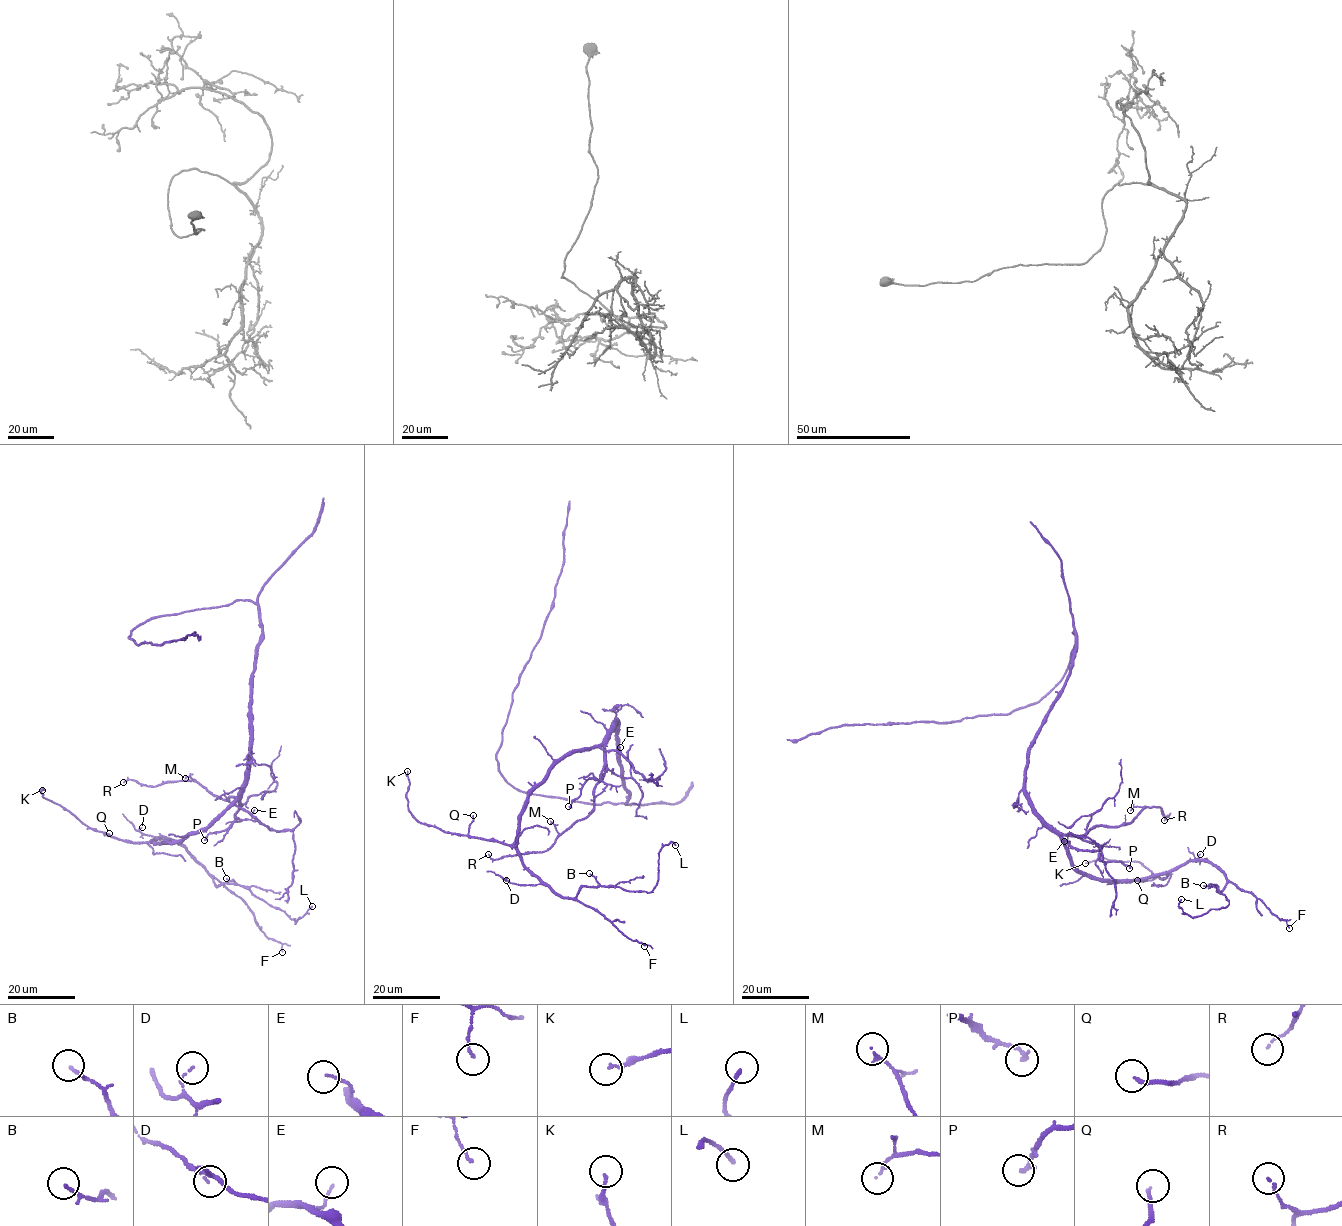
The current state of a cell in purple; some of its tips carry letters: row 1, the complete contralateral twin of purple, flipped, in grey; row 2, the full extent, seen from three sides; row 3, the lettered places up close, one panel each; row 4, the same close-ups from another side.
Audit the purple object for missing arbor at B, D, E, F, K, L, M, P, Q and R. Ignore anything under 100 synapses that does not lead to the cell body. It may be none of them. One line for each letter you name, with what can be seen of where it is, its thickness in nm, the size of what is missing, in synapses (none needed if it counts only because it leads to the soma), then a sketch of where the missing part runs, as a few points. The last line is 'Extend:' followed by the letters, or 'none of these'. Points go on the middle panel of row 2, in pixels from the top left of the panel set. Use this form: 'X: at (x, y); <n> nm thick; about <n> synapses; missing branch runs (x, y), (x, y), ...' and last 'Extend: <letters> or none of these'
Extend: none of these

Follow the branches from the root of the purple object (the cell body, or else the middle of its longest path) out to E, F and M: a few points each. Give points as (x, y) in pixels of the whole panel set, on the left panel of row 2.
E: (250, 690), (250, 771), (244, 791), (236, 804), (251, 813), (254, 810)
F: (250, 690), (245, 785), (206, 827), (152, 843), (161, 836), (181, 843), (240, 897), (282, 952)
M: (250, 690), (250, 771), (240, 797), (241, 805), (232, 797), (228, 802), (214, 796), (192, 778), (185, 778)

